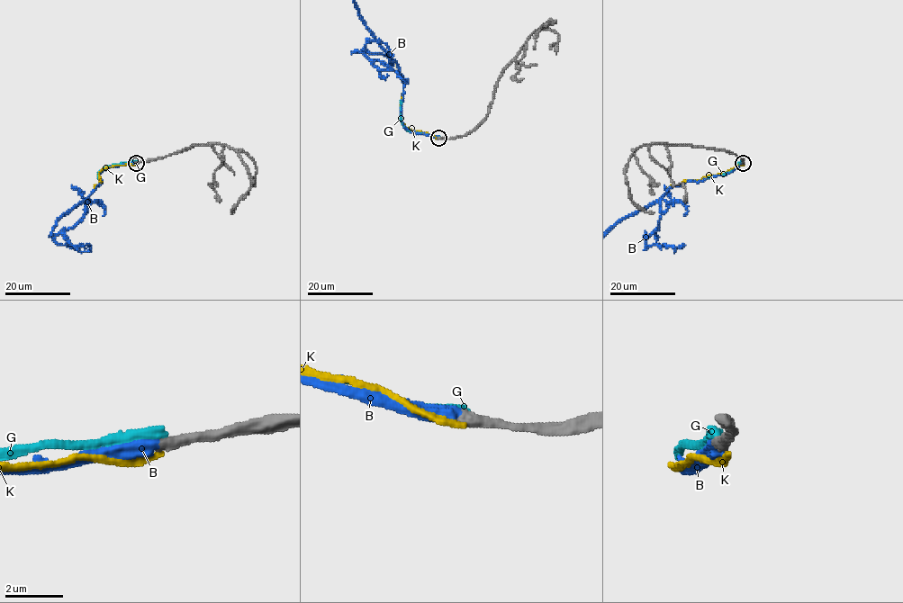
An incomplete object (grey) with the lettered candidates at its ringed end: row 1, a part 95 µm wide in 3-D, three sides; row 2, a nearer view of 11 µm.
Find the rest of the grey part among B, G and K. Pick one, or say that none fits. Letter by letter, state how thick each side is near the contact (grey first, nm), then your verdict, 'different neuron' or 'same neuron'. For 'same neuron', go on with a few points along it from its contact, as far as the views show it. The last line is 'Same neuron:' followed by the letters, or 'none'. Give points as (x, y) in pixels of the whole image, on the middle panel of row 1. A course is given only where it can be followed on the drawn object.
B: calibres 440 and 480 nm; same neuron
G: calibres 480 and 420 nm; different neuron
K: calibres 440 and 260 nm; different neuron
Same neuron: B

